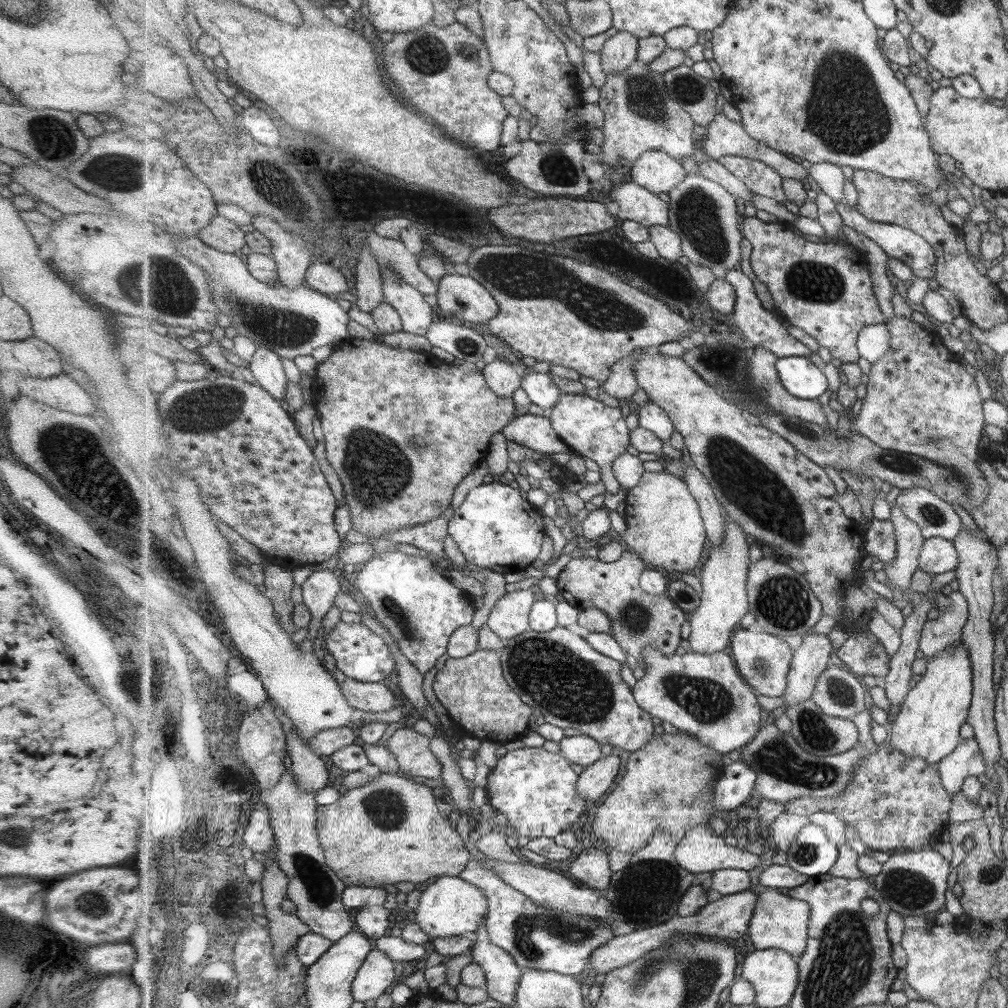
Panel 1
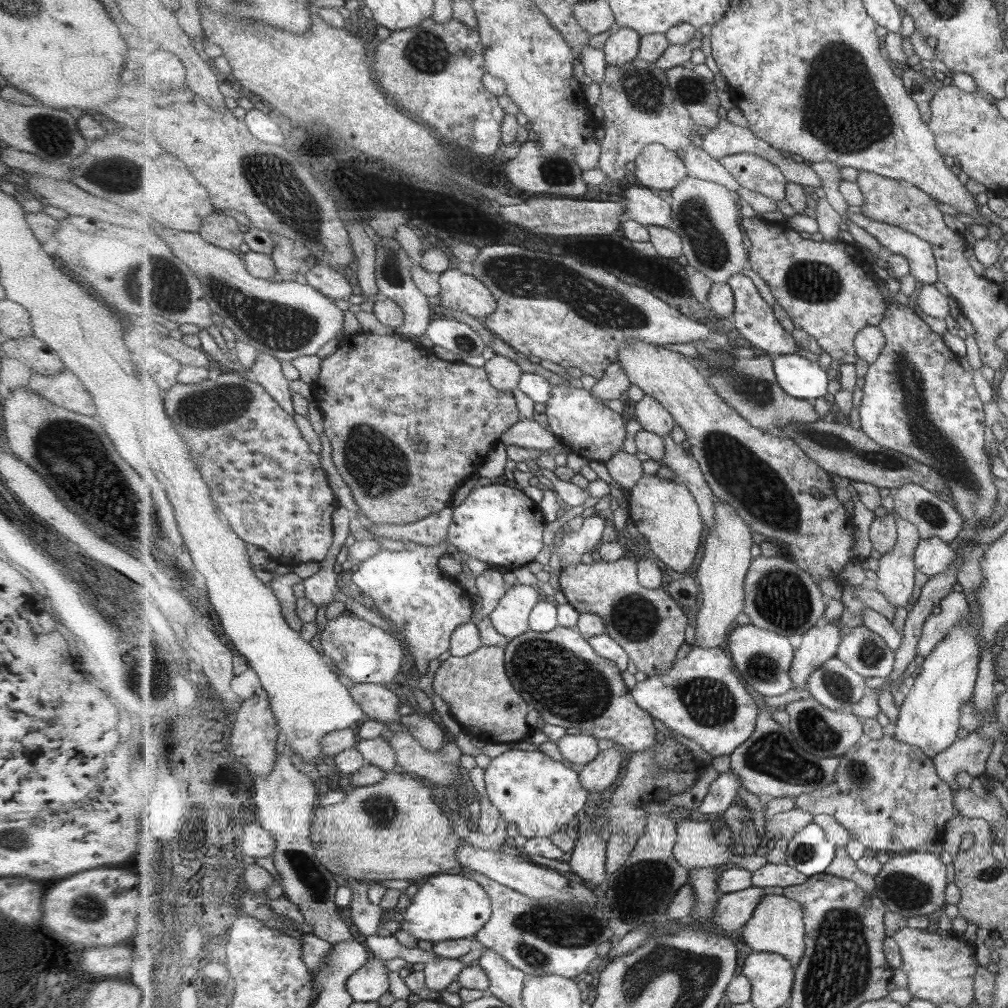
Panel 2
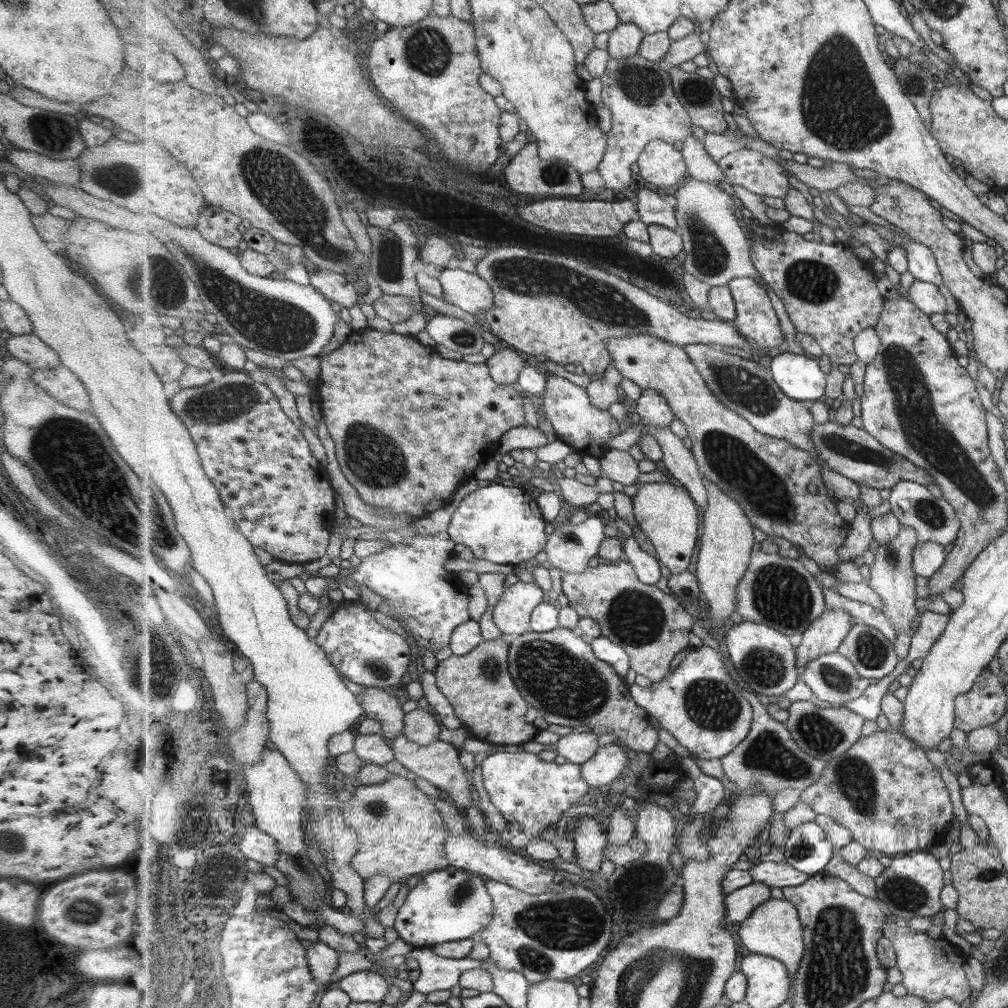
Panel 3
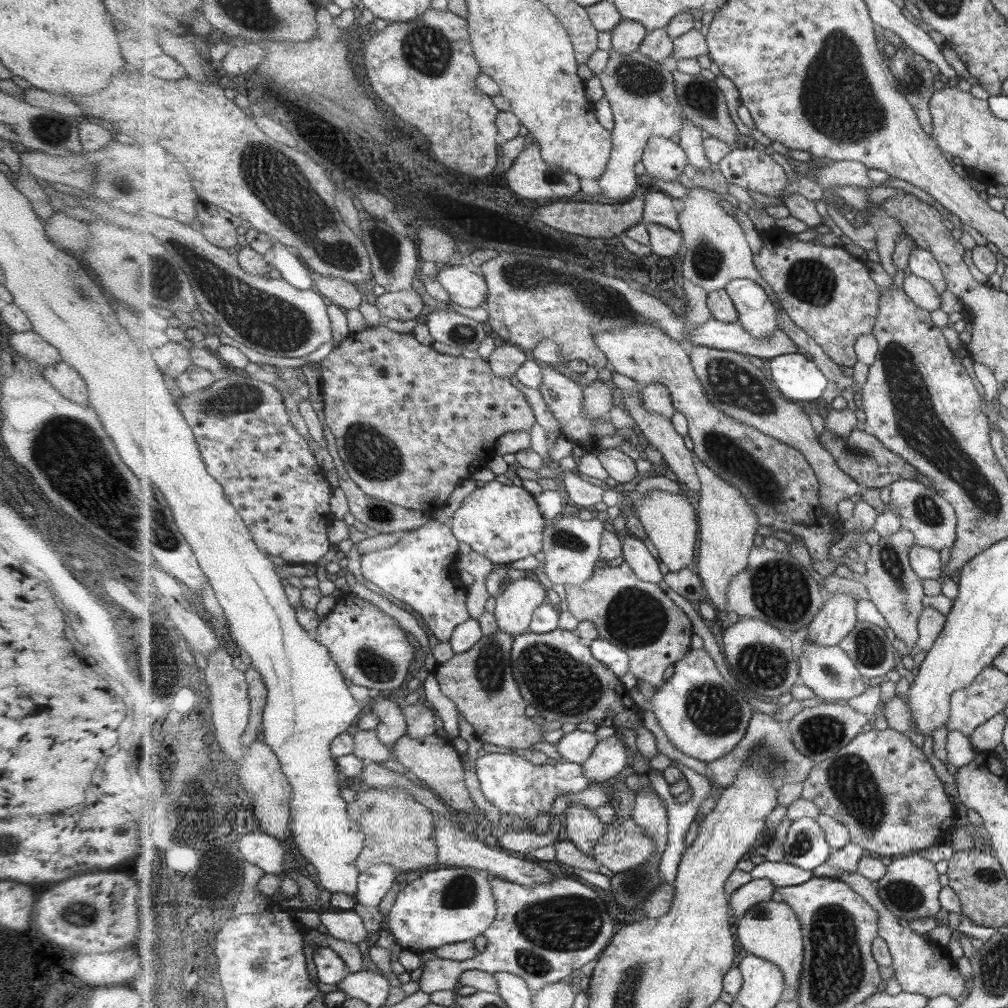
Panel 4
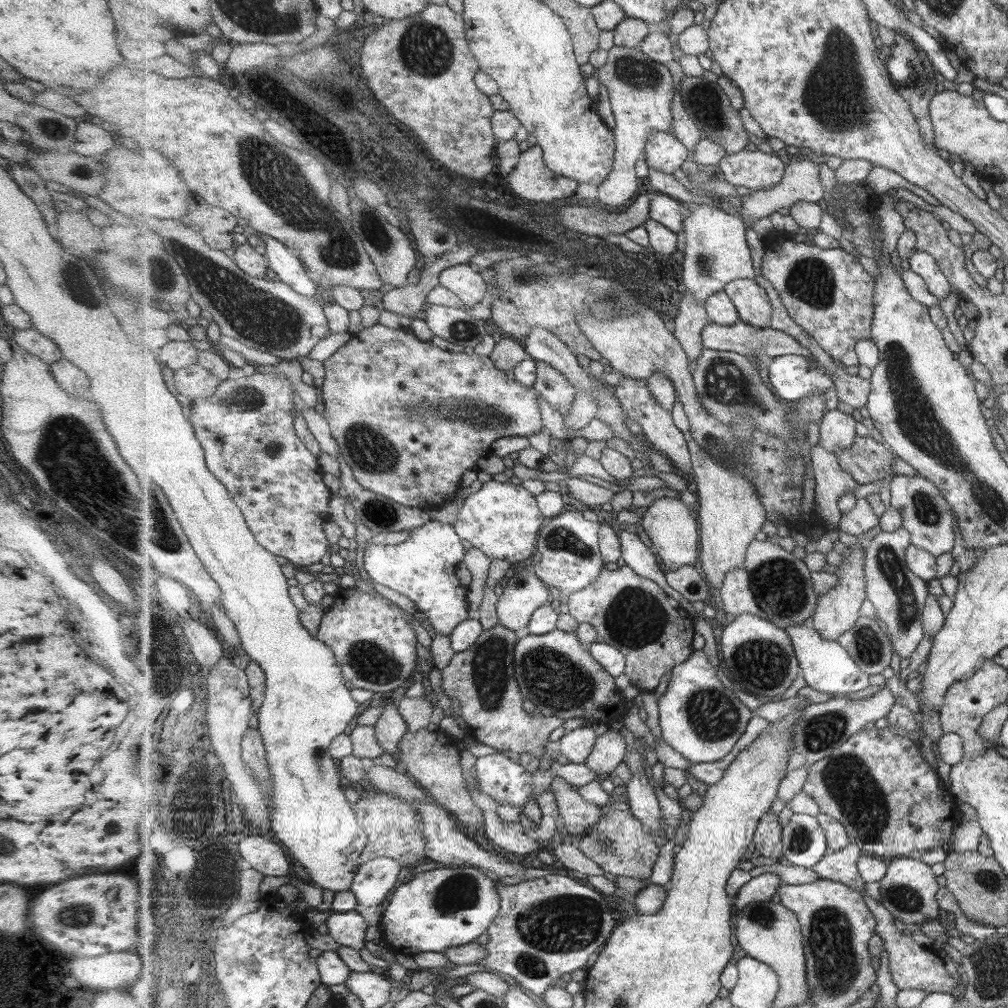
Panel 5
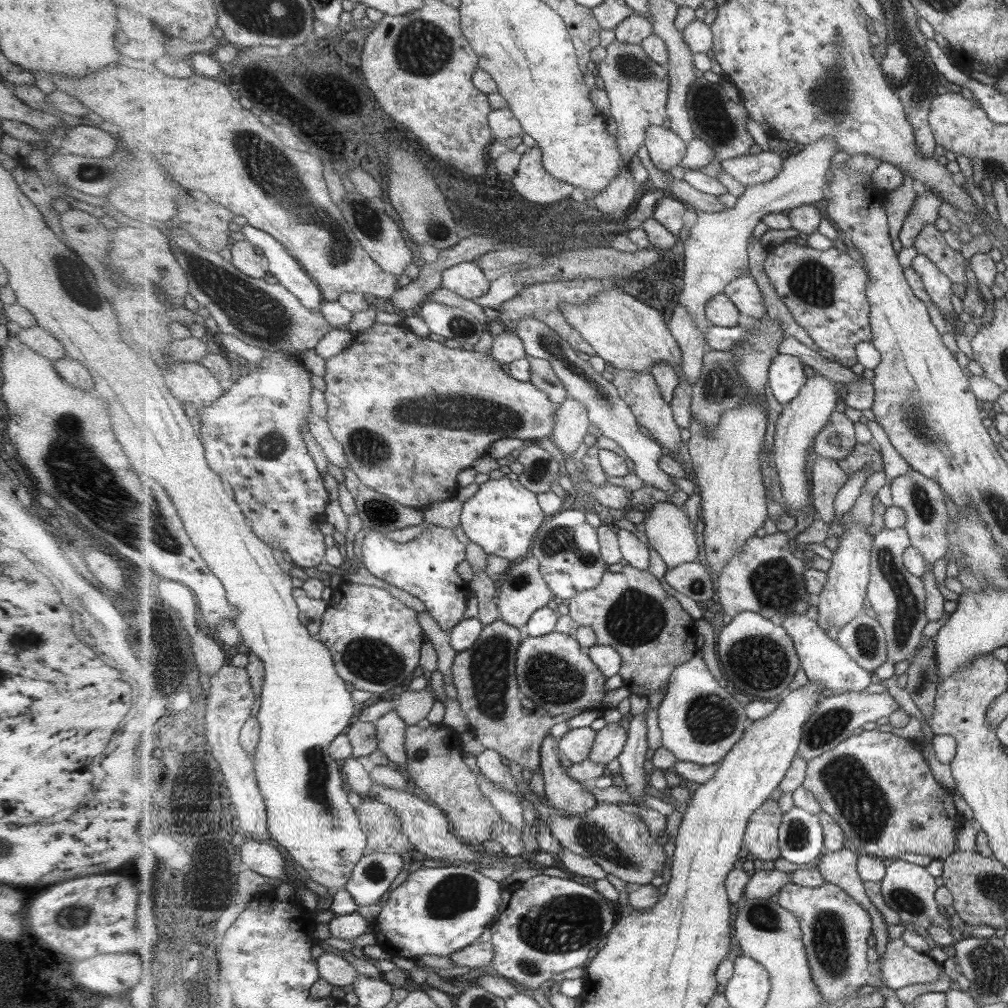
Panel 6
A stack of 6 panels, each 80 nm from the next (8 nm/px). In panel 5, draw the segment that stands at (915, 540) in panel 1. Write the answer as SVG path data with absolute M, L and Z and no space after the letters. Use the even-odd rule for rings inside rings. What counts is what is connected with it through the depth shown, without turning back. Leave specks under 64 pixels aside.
M909 530L879 533L867 543L864 556L867 599L877 608L879 621L885 626L895 652L905 658L911 656L923 640L924 612L928 600L928 581L917 576L908 565L907 550L912 546Z

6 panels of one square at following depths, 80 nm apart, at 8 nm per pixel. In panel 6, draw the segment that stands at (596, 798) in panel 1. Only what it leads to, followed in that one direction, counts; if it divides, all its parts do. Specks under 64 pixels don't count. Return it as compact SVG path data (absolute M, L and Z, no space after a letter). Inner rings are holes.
M617 722L607 723L596 736L596 745L593 745L590 759L599 764L611 764L618 760L627 745L628 733Z

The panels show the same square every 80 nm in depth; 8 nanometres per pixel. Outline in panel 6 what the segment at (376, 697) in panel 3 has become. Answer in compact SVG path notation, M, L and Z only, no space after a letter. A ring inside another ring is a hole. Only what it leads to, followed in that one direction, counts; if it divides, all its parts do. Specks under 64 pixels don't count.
M396 709L375 722L379 748L389 758L389 764L407 773L406 730L409 725L399 716Z

